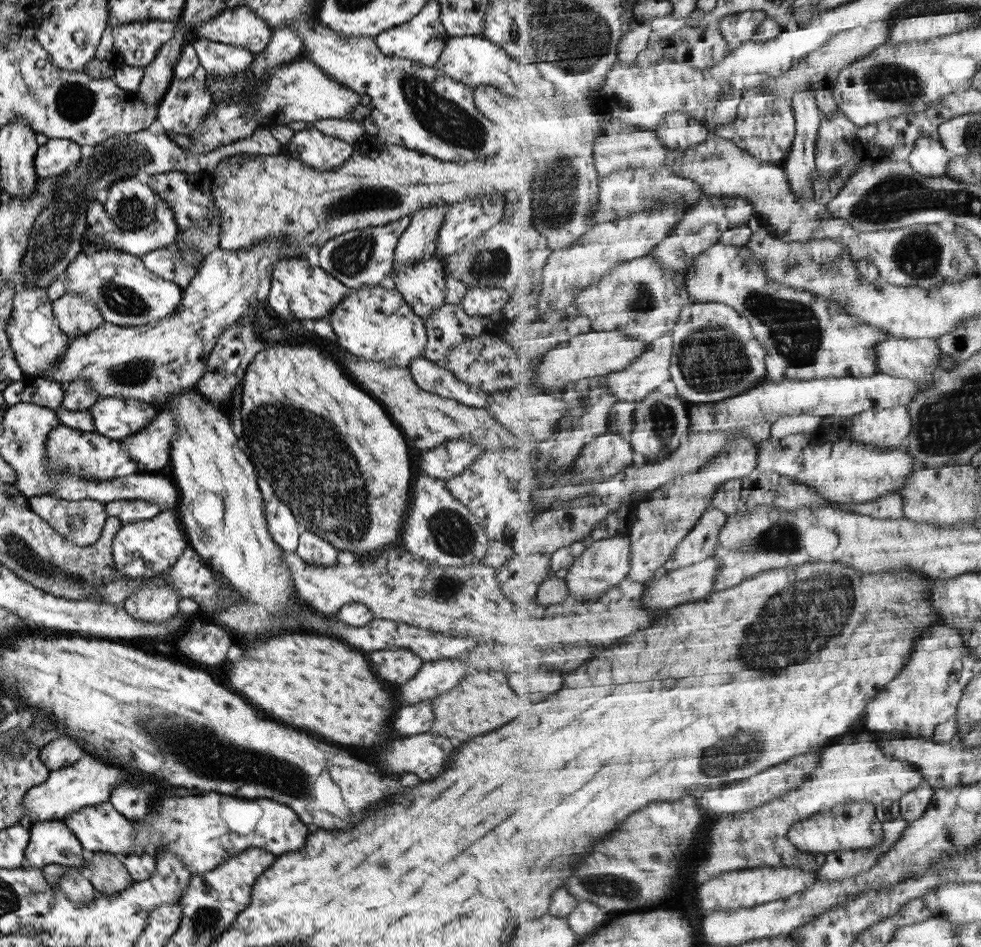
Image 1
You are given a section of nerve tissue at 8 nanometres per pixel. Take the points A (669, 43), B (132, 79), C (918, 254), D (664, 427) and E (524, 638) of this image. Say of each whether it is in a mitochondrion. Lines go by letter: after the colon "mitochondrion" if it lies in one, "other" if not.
A: other
B: other
C: mitochondrion
D: mitochondrion
E: other

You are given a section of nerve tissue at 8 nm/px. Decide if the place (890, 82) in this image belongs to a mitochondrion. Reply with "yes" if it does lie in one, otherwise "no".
yes

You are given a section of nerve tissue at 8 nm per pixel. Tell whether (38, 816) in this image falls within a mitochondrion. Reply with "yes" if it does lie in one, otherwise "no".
no

